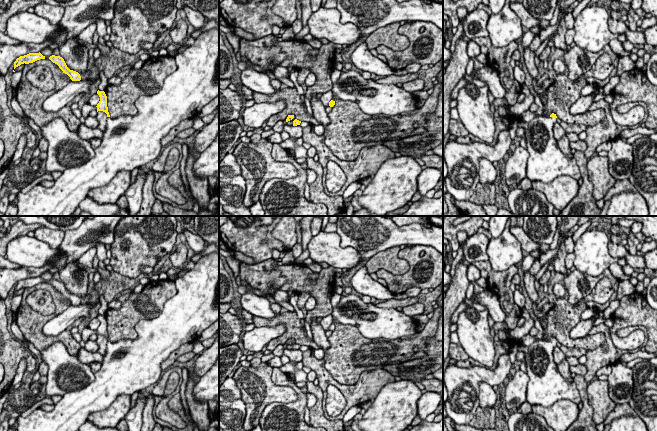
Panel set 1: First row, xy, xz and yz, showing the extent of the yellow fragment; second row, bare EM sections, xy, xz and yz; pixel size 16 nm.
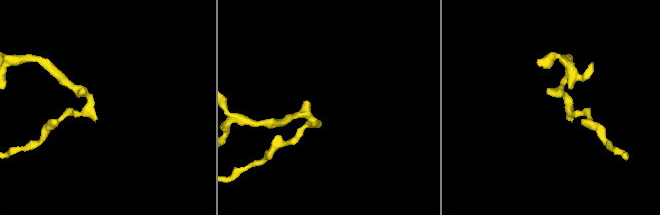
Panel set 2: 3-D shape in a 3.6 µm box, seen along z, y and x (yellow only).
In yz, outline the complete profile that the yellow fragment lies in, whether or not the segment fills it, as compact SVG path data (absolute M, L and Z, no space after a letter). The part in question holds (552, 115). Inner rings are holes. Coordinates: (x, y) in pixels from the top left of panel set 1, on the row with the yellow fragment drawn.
M556 114L549 117L536 116L524 130L526 149L529 152L526 177L532 181L550 183L559 176L570 176L577 181L580 169L574 158L567 157L554 138L553 126Z

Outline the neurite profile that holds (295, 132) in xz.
M286 124L283 128L283 131L287 132L290 138L293 138L293 139L301 138L303 134L303 128L300 125L289 126Z

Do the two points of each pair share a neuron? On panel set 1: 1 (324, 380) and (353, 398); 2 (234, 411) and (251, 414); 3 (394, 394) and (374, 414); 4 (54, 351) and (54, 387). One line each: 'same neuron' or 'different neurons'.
1: same neuron
2: different neurons
3: same neuron
4: same neuron

